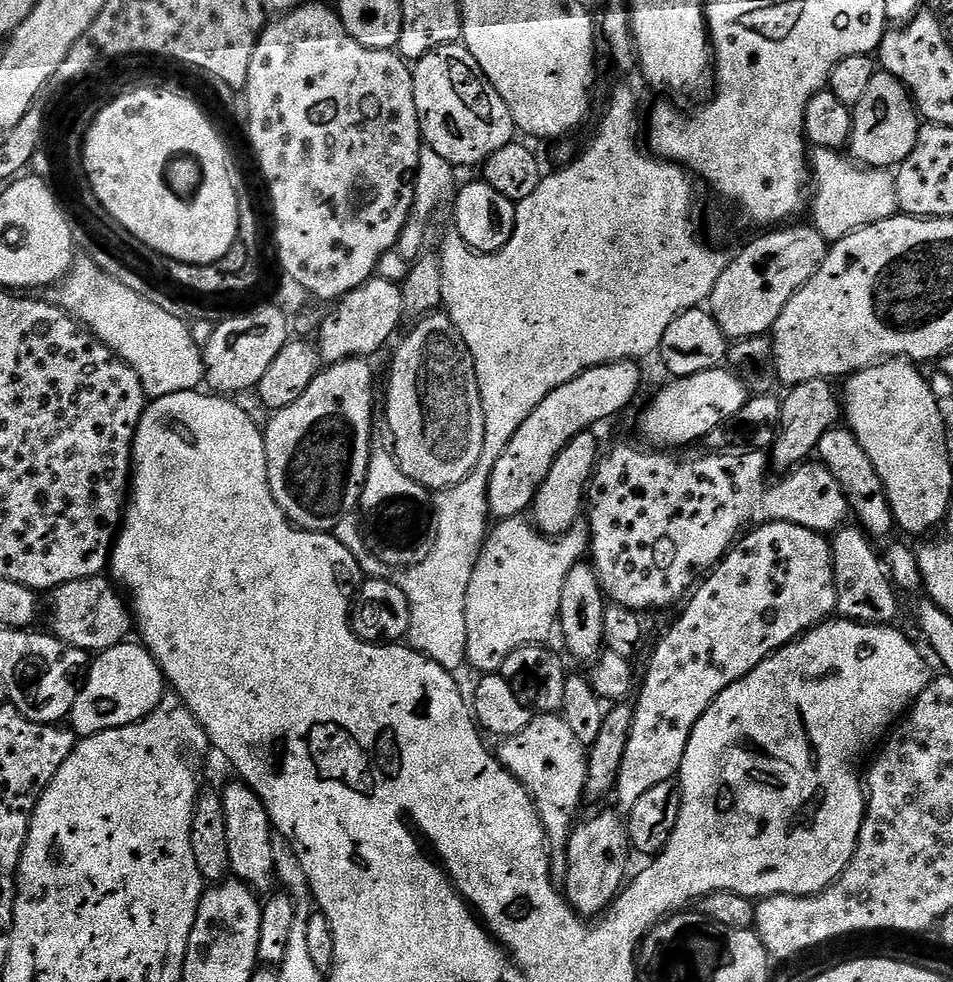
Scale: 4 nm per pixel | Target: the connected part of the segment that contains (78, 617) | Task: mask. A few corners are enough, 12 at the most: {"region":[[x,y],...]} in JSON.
{"region":[[103,575],[51,596],[51,631],[99,654],[129,639],[129,601]]}

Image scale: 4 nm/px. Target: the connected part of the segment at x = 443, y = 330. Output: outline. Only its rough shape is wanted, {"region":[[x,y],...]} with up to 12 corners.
{"region":[[437,310],[388,368],[397,466],[423,488],[482,458],[470,346]]}

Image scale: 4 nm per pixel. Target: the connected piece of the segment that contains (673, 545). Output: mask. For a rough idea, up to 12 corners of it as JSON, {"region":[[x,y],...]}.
{"region":[[620,444],[586,493],[591,567],[679,605],[753,526],[849,523],[819,462]]}

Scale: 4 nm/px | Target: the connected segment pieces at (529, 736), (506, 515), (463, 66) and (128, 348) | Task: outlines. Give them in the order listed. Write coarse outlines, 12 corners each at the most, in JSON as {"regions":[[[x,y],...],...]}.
{"regions":[[[533,715],[498,759],[532,795],[563,885],[588,781],[586,745]],[[634,360],[558,386],[518,426],[488,487],[497,521],[531,509],[579,432],[631,406]],[[457,42],[412,68],[423,143],[453,166],[513,143],[506,102]],[[91,259],[54,302],[135,370],[149,401],[205,383],[189,321]]]}

